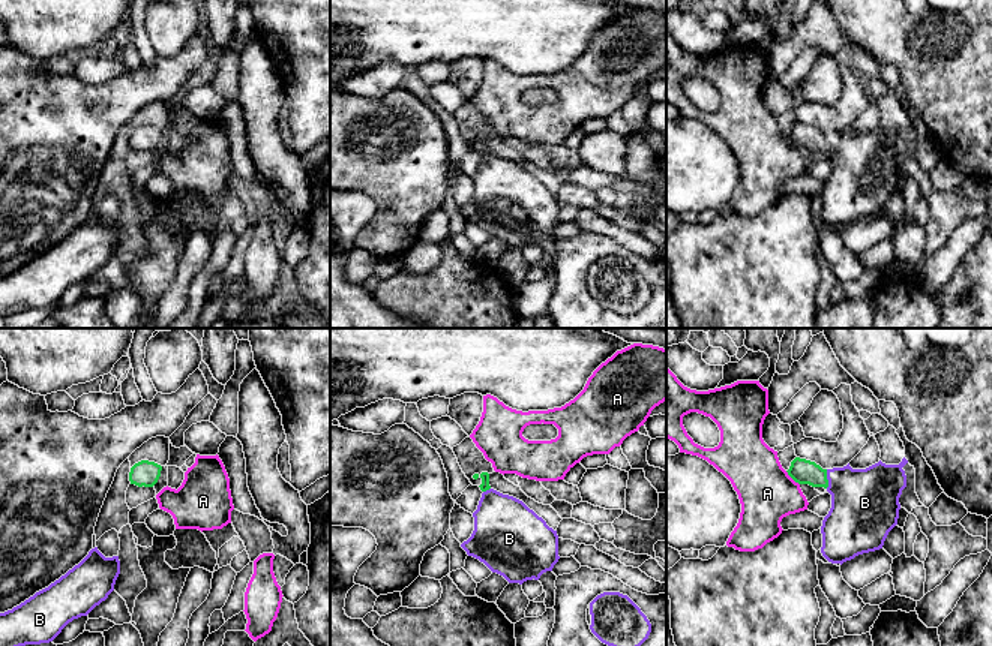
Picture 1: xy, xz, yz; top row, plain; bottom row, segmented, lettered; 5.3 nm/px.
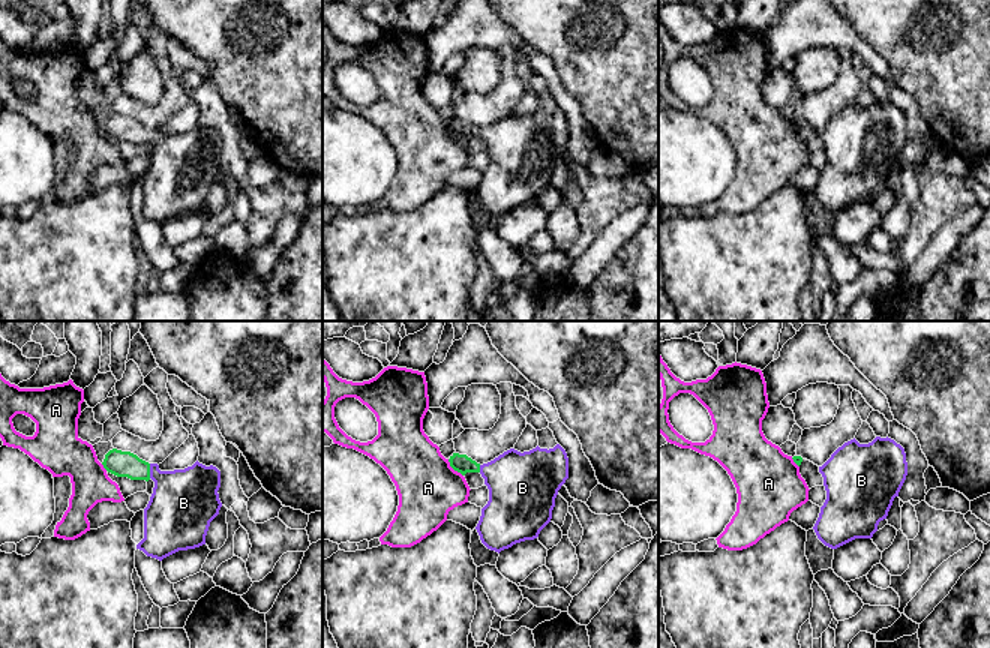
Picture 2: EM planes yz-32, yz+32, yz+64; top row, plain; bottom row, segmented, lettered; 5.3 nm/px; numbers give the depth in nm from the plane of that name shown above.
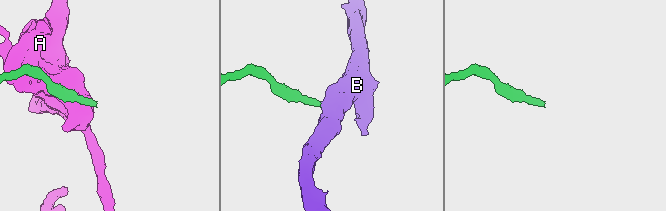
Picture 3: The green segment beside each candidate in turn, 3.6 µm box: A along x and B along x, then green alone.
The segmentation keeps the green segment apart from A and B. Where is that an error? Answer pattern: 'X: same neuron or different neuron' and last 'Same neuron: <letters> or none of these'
A: different neuron
B: same neuron
Same neuron: B

